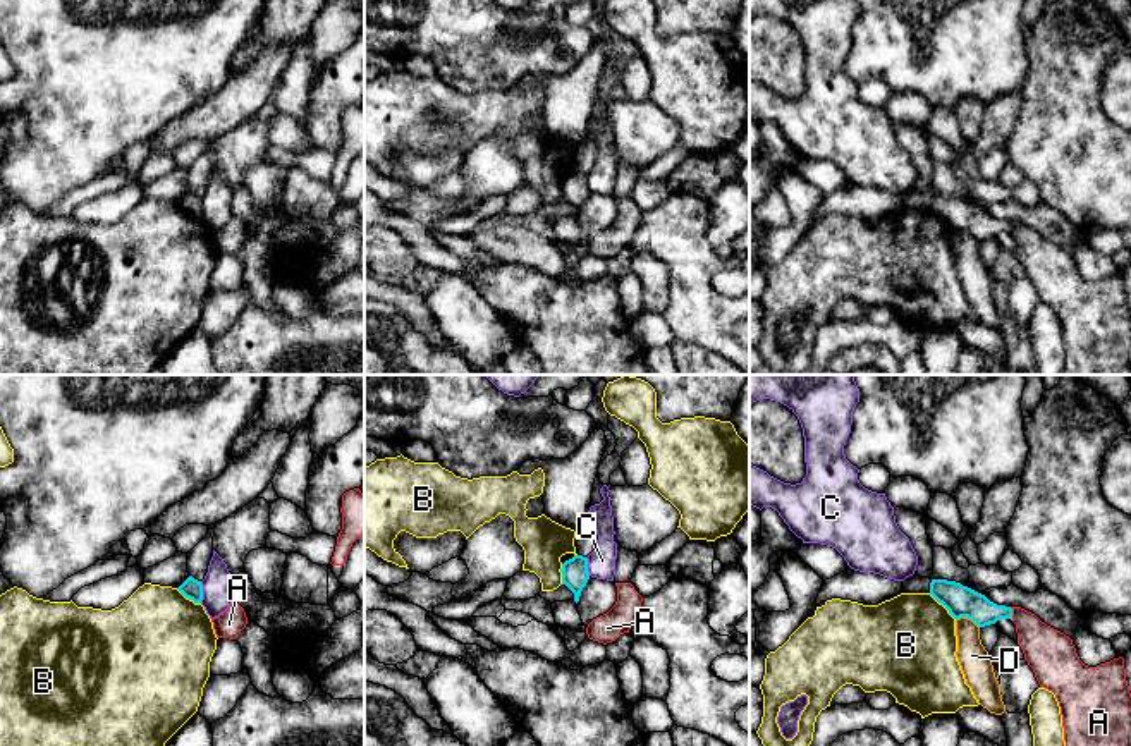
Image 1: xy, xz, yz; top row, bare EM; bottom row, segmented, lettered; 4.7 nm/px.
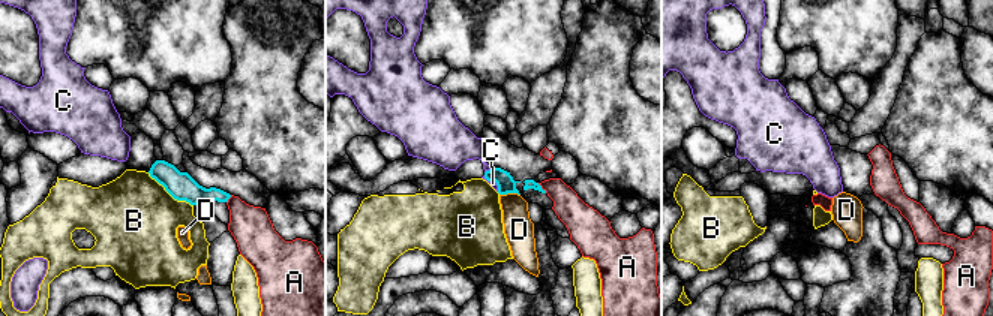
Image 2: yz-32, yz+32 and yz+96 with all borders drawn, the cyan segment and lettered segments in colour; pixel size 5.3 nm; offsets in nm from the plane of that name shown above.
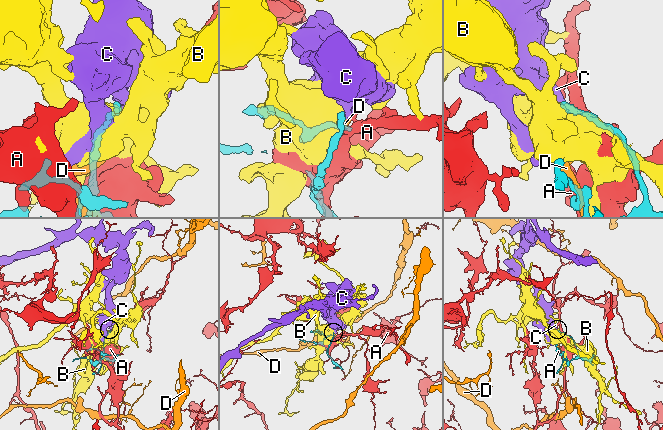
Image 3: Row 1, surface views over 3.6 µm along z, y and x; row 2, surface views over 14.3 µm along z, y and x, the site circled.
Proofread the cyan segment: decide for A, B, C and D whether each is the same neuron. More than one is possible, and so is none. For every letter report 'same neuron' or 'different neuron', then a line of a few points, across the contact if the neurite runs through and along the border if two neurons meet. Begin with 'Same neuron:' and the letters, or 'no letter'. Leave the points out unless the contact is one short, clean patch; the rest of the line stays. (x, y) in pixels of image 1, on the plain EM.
Same neuron: no letter
A: different neuron
B: different neuron
C: different neuron; line xy (200, 196), (201, 217)
D: different neuron

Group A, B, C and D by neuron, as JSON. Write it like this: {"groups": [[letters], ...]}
{"groups": [["A"], ["B"], ["C"], ["D"]]}

